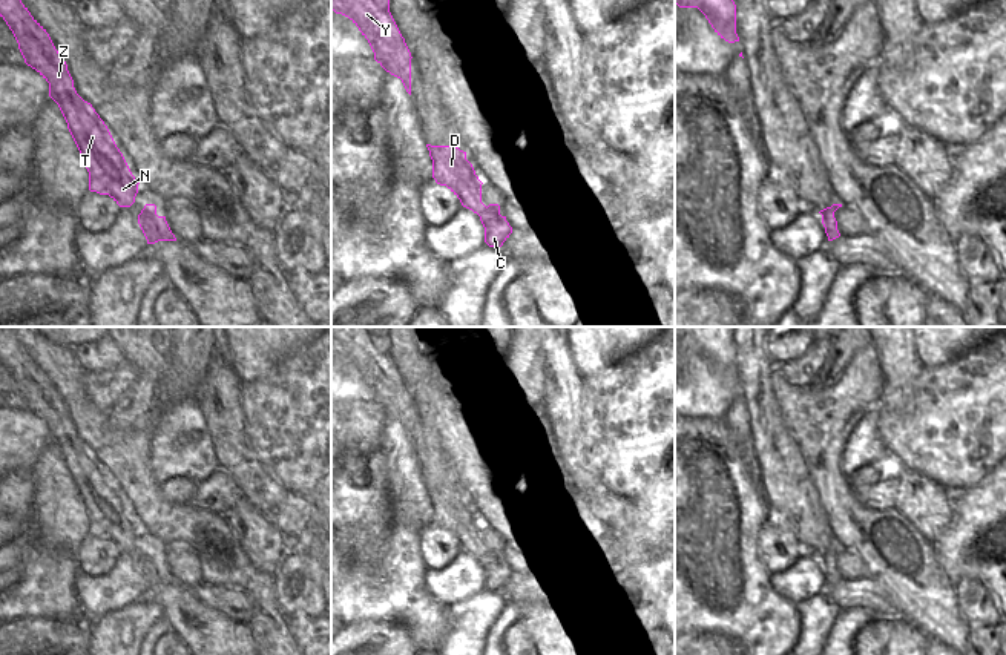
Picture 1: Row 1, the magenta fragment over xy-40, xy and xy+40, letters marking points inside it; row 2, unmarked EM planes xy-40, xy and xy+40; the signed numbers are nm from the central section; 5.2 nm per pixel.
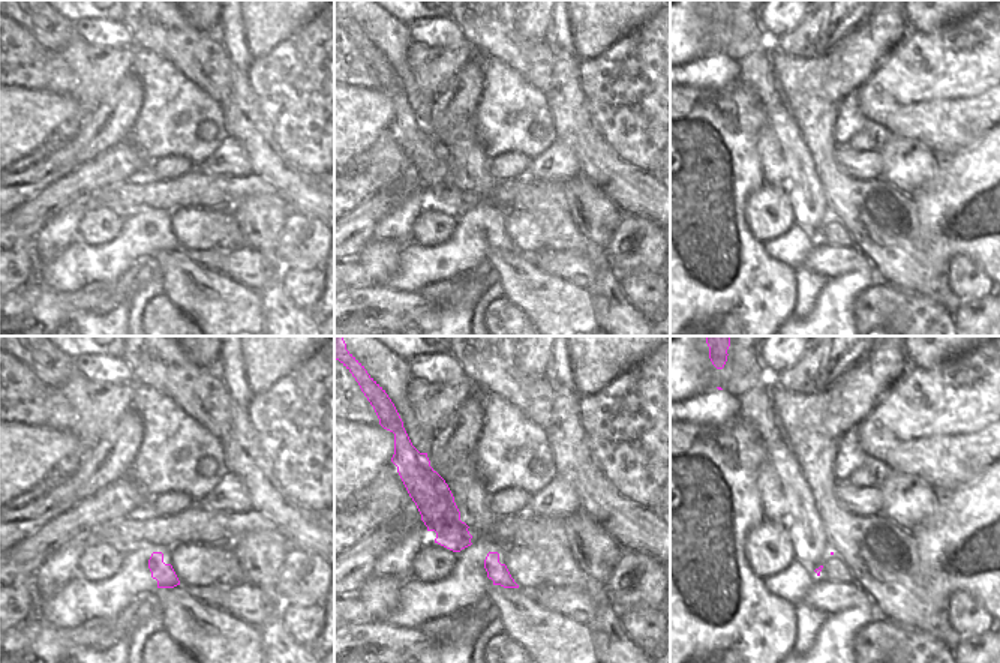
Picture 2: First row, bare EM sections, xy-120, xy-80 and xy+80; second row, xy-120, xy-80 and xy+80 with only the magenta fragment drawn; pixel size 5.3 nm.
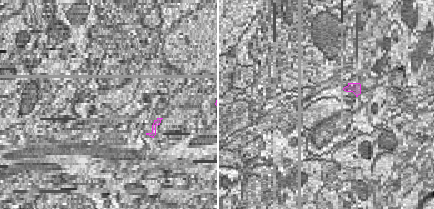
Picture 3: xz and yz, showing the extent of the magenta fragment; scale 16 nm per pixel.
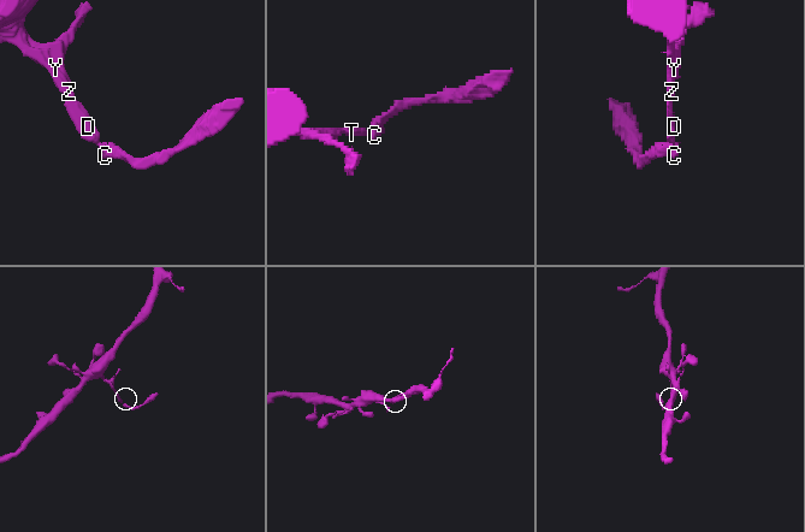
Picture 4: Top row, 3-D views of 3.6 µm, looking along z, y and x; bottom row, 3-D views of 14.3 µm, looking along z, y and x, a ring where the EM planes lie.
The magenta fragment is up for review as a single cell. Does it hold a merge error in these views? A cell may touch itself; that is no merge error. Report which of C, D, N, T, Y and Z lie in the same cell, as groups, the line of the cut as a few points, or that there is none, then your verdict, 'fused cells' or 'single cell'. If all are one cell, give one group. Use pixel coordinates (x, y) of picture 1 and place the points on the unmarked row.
groups C / D N T Y Z; cut xy (486, 551), (479, 559); fused cells

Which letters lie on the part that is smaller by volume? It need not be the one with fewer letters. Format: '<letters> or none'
C

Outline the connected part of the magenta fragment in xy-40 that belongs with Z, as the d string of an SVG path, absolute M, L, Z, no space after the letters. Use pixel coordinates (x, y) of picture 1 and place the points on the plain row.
M0 327L0 360L12 374L25 406L49 426L49 440L58 448L89 515L89 534L109 538L120 551L130 551L140 526L104 465L77 437L67 408L49 377L31 359L11 327Z

